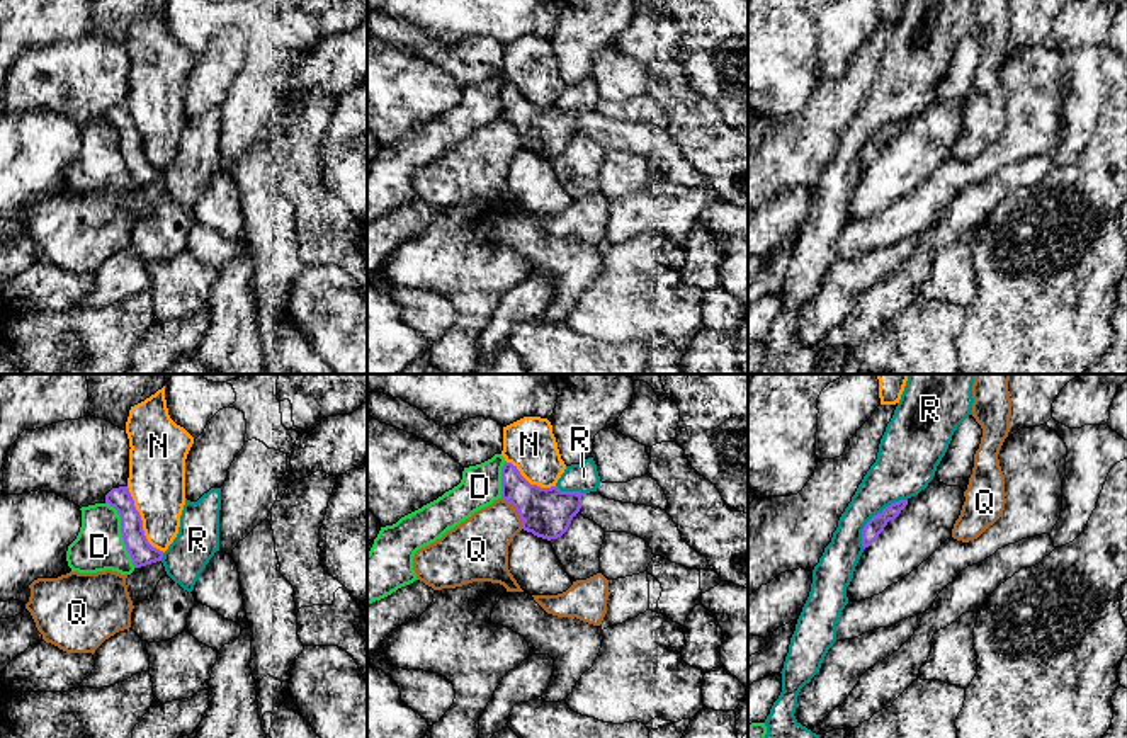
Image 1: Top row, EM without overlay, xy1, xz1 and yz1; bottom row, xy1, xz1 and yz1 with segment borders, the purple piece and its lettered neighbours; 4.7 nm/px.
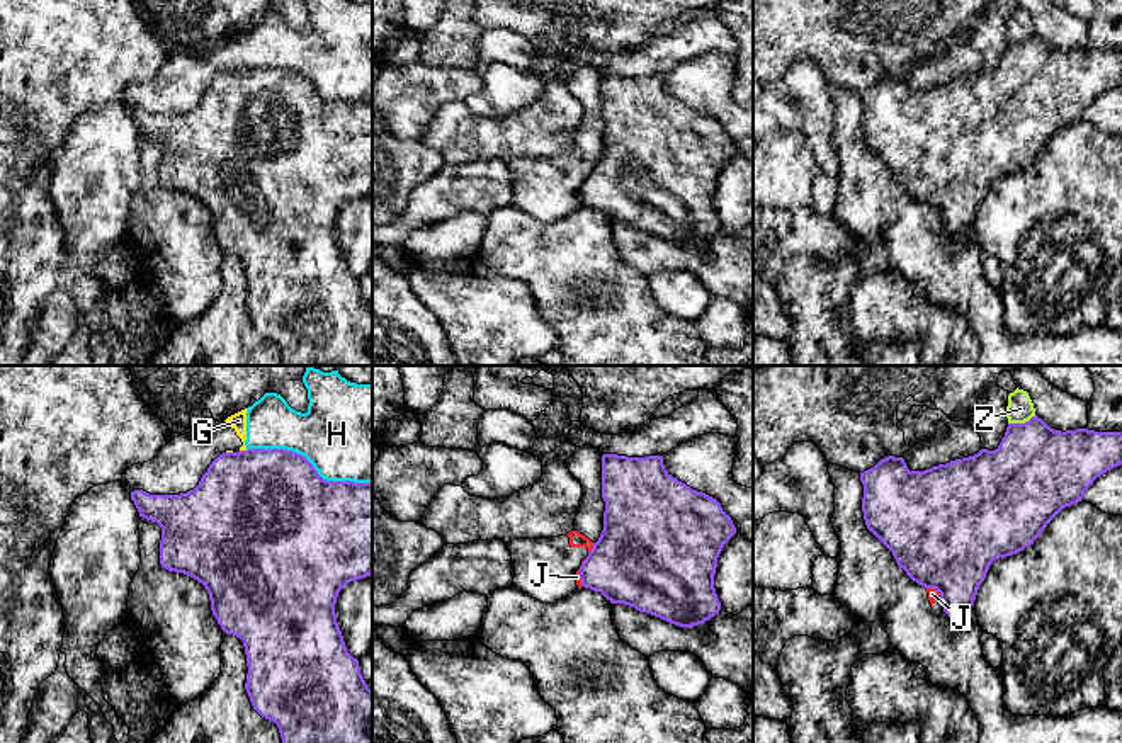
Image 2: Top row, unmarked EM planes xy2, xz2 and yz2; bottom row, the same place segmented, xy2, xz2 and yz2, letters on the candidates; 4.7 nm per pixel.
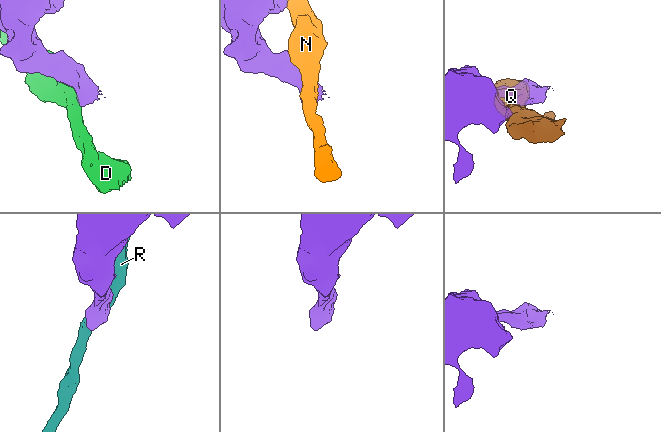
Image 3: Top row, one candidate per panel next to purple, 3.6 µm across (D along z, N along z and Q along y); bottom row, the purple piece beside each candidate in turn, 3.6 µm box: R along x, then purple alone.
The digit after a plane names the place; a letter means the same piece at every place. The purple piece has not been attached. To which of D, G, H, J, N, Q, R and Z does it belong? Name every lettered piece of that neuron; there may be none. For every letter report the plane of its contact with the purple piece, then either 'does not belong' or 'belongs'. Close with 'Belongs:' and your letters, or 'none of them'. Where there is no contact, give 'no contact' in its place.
D: xy1 | does not belong
G: xy2 | does not belong
H: xy2 | does not belong
J: xz2 | does not belong
N: xy1 | does not belong
Q: xz1 | does not belong
R: yz1 | does not belong
Z: yz2 | does not belong
Belongs: none of them

